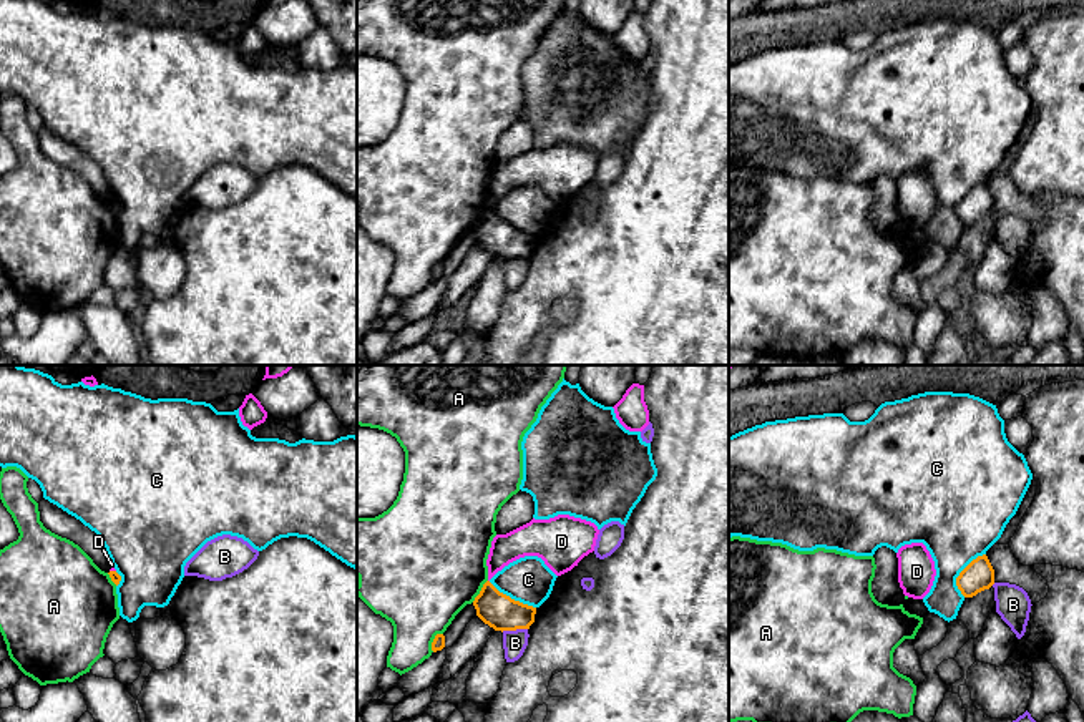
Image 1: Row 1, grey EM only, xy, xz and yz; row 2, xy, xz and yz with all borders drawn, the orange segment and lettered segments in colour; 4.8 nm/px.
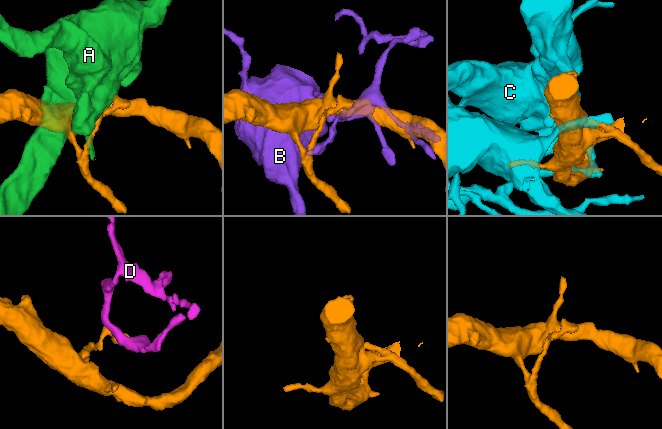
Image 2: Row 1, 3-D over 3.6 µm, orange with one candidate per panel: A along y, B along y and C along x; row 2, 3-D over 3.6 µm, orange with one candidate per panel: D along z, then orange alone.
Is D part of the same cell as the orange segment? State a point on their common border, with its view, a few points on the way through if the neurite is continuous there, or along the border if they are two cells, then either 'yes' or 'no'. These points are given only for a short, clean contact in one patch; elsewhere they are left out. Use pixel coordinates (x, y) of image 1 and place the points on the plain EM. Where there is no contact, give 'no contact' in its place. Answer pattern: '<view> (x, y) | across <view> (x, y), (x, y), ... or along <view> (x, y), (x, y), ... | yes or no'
xy (113, 200) | along xy (110, 198), (115, 200) | no

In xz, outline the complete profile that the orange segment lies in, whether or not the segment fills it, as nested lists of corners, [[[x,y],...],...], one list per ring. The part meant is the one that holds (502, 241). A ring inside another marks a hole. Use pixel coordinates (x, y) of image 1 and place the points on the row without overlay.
[[[486,209],[475,226],[476,244],[495,259],[530,257],[536,236],[511,227]]]

